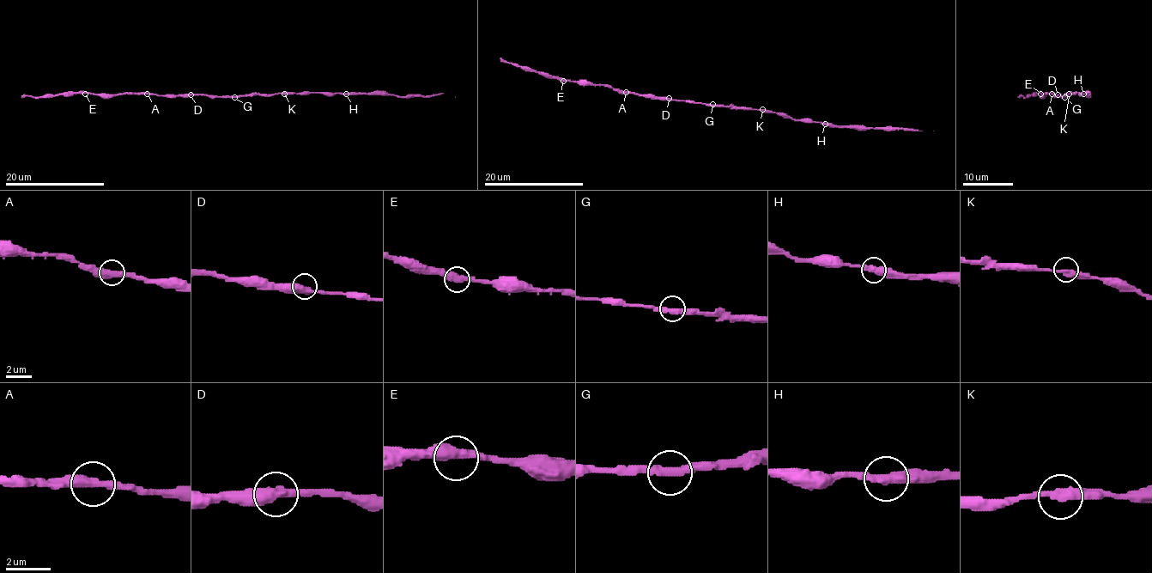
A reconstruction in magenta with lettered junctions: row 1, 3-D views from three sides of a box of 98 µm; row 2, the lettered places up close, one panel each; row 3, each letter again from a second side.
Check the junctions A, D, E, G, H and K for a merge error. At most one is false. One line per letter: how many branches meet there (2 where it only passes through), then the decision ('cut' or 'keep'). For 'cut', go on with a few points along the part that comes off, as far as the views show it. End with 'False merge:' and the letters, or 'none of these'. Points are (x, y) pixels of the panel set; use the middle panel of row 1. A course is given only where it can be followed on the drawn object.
A: 2 | keep
D: 2 | keep
E: 2 | keep
G: 2 | keep
H: 2 | keep
K: 2 | keep
False merge: none of these

